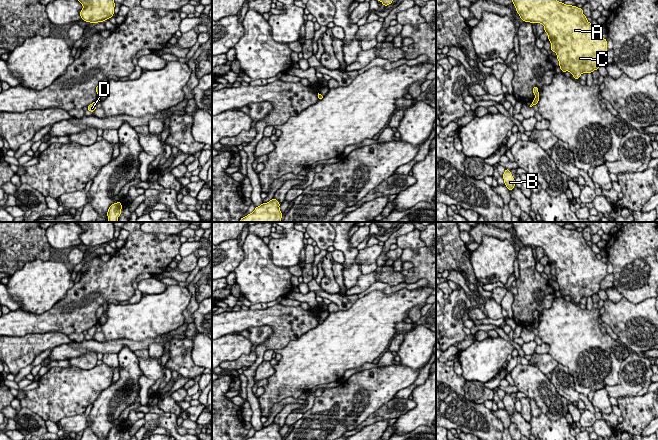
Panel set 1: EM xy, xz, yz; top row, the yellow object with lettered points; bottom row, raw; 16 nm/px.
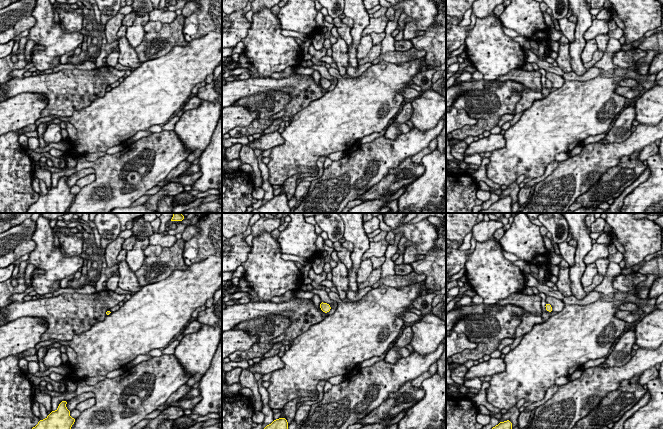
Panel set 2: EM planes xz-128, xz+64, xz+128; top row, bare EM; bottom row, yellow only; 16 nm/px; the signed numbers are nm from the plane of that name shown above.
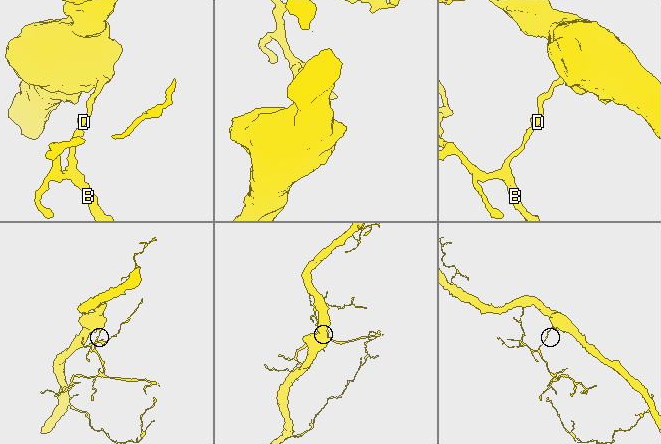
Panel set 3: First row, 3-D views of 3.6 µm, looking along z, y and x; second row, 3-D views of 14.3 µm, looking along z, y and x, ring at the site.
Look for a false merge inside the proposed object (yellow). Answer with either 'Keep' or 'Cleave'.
Cleave

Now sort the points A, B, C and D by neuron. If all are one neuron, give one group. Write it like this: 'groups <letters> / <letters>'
groups A C / B D

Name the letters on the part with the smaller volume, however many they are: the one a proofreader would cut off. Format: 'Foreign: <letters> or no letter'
Foreign: B, D

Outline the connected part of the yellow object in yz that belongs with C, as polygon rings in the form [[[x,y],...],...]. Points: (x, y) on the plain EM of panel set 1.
[[[506,222],[513,225],[517,237],[524,246],[541,247],[545,256],[548,258],[548,264],[551,267],[551,274],[557,279],[559,290],[562,296],[569,295],[574,303],[579,303],[582,297],[592,297],[598,294],[601,281],[606,277],[607,264],[596,257],[592,248],[587,245],[582,232],[566,229],[557,225],[555,222]]]

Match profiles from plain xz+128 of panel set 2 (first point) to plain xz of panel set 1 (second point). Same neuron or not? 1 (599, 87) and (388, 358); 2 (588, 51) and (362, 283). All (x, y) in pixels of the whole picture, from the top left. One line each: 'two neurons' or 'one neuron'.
1: two neurons
2: two neurons

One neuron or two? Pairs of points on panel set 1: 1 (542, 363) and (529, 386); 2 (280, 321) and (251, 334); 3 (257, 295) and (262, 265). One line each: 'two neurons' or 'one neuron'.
1: two neurons
2: two neurons
3: one neuron

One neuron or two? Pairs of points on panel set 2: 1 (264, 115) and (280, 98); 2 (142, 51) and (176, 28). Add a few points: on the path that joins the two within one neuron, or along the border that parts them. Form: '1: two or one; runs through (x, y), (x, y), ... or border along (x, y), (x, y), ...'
1: one; runs through (267, 111), (276, 102)
2: one; runs through (150, 48), (155, 44), (161, 43), (168, 36)

